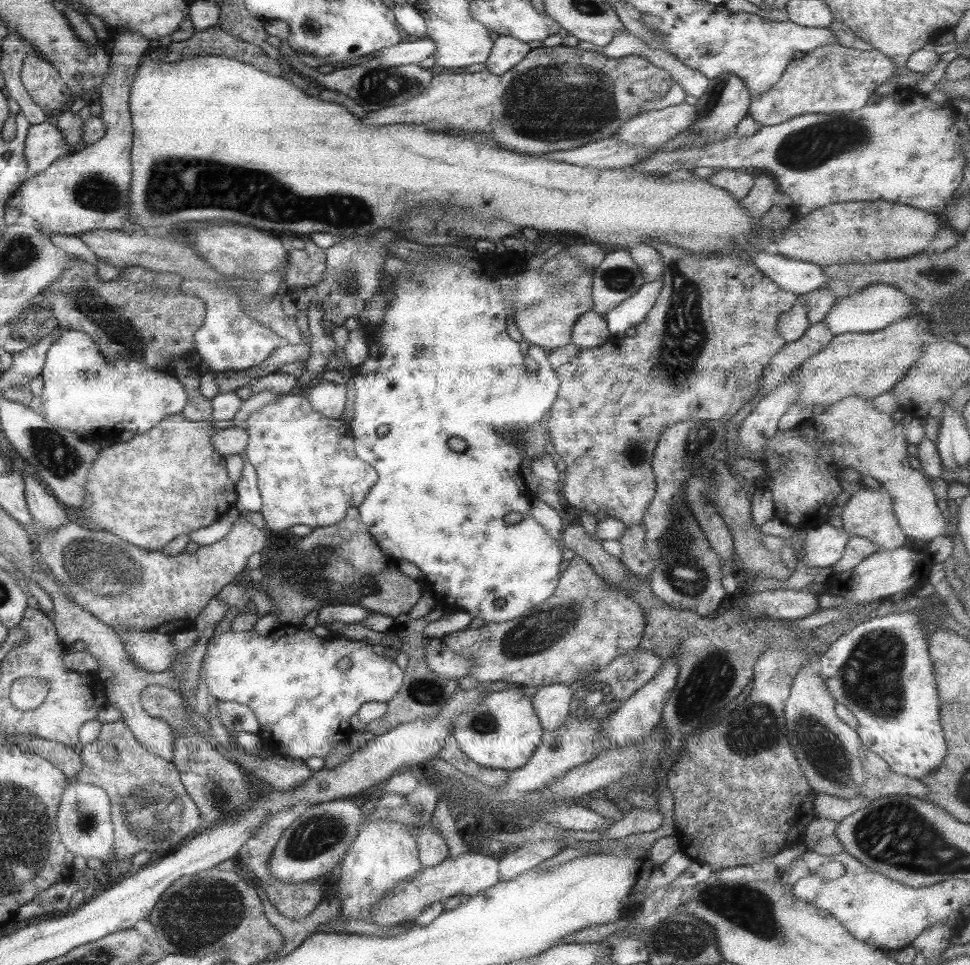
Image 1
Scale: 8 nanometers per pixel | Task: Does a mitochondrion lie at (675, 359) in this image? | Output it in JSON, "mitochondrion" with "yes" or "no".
{"mitochondrion":"yes"}

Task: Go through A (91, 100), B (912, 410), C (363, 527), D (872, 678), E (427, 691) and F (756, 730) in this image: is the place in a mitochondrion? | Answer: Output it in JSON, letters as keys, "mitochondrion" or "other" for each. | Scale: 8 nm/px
{"A":"other","B":"other","C":"other","D":"mitochondrion","E":"mitochondrion","F":"mitochondrion"}

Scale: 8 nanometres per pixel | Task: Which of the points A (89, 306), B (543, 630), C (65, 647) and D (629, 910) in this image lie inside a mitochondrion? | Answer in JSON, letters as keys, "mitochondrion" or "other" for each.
{"A":"mitochondrion","B":"mitochondrion","C":"other","D":"other"}

